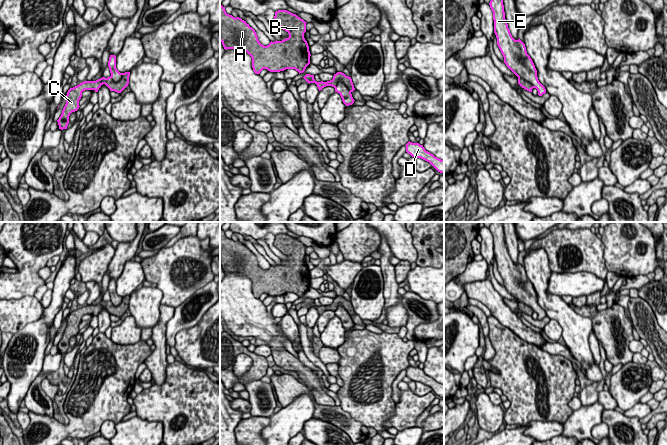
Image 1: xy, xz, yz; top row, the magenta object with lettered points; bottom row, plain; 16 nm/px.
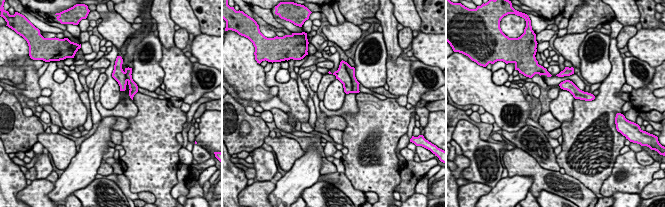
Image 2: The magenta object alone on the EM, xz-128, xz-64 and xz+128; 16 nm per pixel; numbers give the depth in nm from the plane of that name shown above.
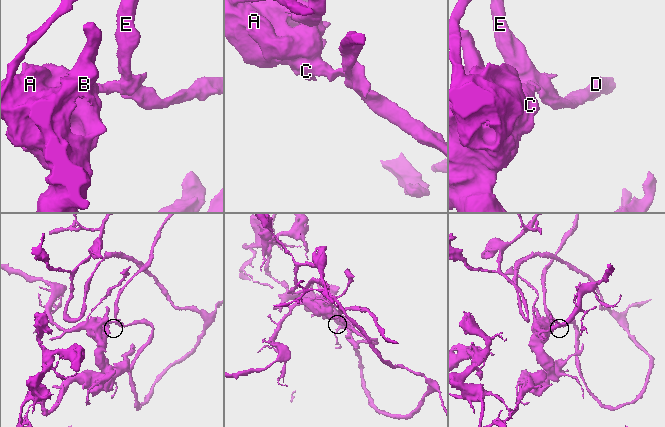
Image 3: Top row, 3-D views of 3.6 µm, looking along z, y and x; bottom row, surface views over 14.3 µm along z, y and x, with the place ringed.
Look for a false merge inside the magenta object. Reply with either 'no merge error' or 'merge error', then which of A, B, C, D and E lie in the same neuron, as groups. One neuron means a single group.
no merge error; A B C D E

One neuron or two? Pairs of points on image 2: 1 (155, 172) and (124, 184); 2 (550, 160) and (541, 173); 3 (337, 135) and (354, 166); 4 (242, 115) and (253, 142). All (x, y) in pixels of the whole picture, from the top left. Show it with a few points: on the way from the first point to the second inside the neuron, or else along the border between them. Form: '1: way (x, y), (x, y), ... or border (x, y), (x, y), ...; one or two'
1: border (122, 174), (128, 179), (129, 188), (137, 193); two
2: border (527, 152), (542, 167), (558, 171); two
3: border (343, 131), (342, 144); two
4: way (249, 119), (254, 124), (254, 135); one

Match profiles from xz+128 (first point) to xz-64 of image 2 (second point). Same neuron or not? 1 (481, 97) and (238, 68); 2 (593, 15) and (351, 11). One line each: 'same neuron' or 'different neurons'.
1: same neuron
2: same neuron

